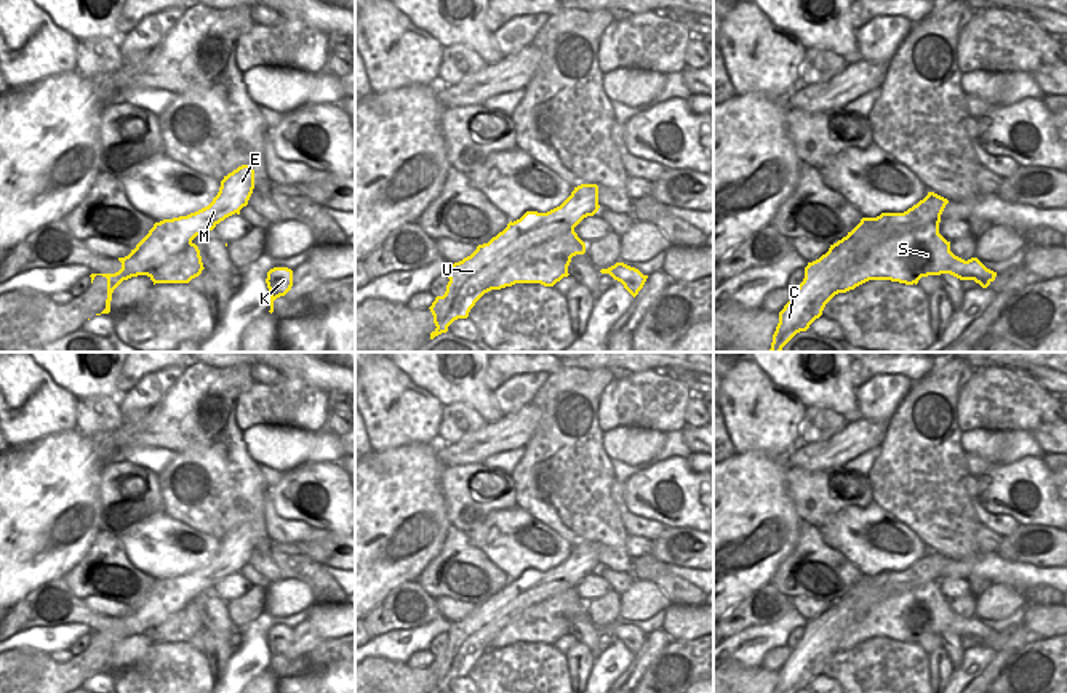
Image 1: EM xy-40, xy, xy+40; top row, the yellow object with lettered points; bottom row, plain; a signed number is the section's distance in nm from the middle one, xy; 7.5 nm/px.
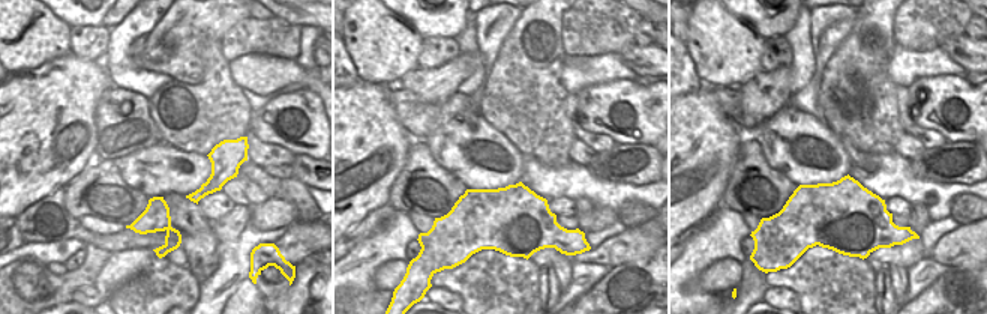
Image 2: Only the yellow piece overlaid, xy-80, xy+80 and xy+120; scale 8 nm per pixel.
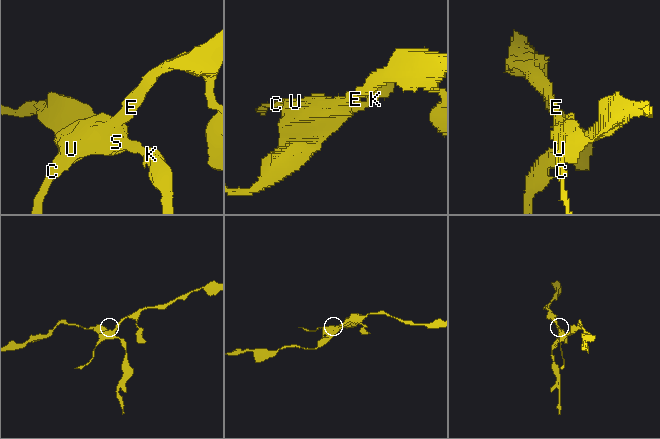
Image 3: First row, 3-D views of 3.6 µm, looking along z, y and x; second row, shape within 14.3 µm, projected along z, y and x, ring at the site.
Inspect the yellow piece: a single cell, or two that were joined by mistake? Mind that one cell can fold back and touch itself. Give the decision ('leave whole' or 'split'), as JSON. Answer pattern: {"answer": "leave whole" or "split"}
{"answer": "split"}

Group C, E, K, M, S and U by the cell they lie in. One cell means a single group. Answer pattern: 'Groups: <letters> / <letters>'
Groups: C E M U / K S

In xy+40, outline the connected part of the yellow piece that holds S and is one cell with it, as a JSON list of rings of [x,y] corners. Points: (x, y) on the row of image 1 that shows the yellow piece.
[[[931,222],[909,235],[891,237],[870,246],[861,262],[840,274],[840,293],[869,280],[917,285],[921,277],[941,274],[974,280],[982,288],[997,277],[997,272],[987,269],[977,258],[965,261],[955,256],[950,242],[939,234],[939,222]]]

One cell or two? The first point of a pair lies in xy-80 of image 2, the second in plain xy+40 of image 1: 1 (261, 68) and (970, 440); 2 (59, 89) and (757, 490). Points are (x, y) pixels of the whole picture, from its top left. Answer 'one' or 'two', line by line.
1: one
2: one

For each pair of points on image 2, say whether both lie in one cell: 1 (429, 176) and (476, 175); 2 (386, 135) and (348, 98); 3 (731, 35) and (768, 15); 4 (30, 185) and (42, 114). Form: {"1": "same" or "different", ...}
{"1": "different", "2": "same", "3": "different", "4": "same"}

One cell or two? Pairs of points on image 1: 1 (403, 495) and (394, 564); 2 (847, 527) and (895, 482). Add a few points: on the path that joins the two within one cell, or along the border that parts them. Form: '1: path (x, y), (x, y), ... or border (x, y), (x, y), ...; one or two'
1: path (386, 512), (386, 546); one
2: border (874, 500), (903, 524); two

